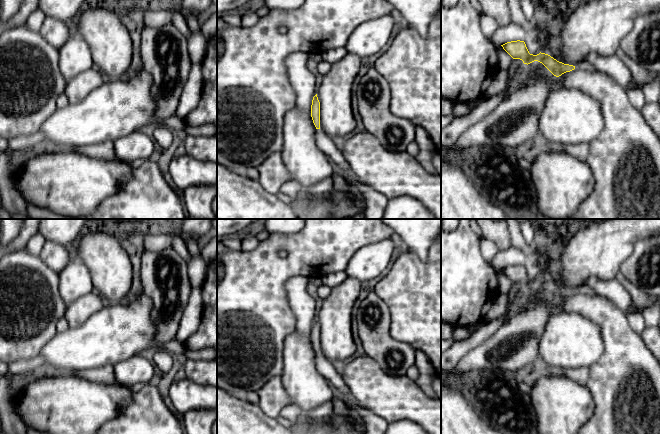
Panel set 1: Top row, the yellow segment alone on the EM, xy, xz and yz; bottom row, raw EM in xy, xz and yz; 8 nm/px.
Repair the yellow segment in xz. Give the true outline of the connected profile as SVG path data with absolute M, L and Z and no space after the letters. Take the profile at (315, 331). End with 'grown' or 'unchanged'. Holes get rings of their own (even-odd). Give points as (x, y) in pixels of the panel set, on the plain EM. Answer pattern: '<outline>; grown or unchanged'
M317 318L312 324L311 341L317 353L316 368L318 372L330 383L334 391L346 401L348 407L353 408L360 413L360 416L367 427L366 434L385 434L388 428L388 422L373 414L370 410L360 407L355 401L350 399L350 390L341 376L339 366L330 362L320 352L320 326Z; grown

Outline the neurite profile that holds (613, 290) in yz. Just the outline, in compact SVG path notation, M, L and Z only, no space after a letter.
M590 277L586 279L583 285L589 286L596 295L603 296L613 302L627 315L630 309L633 309L634 313L640 314L644 310L635 304L629 292L616 278L602 280L596 277Z

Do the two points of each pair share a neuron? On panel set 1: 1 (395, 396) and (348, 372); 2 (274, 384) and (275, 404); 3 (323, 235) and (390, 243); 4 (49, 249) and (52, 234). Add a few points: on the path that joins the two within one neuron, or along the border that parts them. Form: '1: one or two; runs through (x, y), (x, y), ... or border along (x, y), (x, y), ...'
1: one; runs through (383, 395), (376, 391), (360, 375)
2: one; runs through (274, 389), (274, 399)
3: two; border along (394, 236), (369, 243), (356, 251)
4: two; border along (46, 241), (66, 245)

